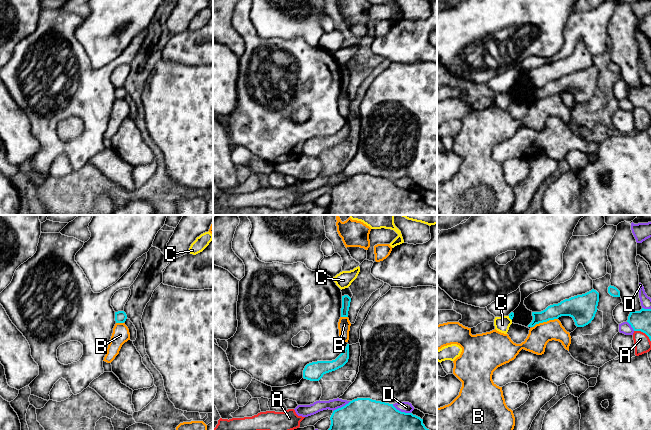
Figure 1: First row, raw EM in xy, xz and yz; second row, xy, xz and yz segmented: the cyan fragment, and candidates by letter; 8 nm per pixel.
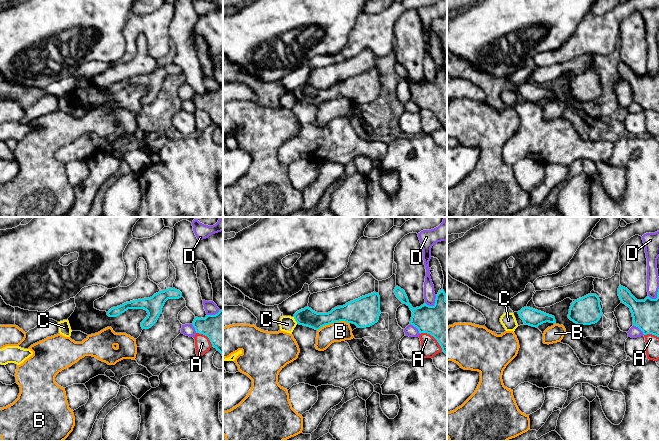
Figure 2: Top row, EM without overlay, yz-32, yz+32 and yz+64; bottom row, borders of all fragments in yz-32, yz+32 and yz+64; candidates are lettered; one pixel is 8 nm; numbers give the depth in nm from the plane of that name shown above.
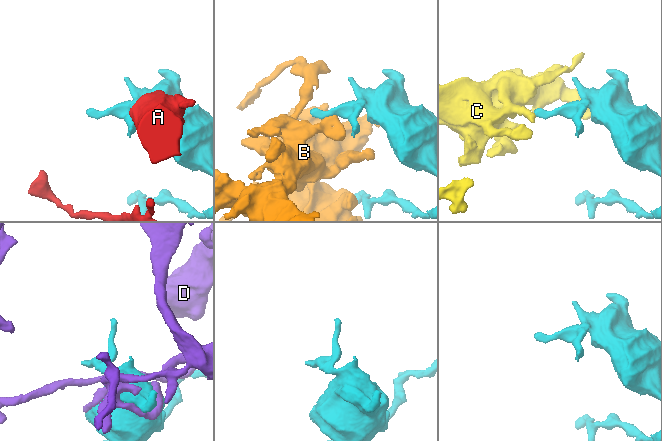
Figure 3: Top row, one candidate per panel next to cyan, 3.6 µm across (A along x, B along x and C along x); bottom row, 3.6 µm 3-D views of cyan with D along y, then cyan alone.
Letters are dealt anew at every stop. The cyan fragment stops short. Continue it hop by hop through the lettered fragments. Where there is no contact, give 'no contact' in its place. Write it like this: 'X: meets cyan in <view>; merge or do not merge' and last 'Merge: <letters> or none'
A: meets cyan in yz; do not merge
B: meets cyan in yz; do not merge
C: meets cyan in yz; do not merge
D: meets cyan in xz; do not merge
Merge: none

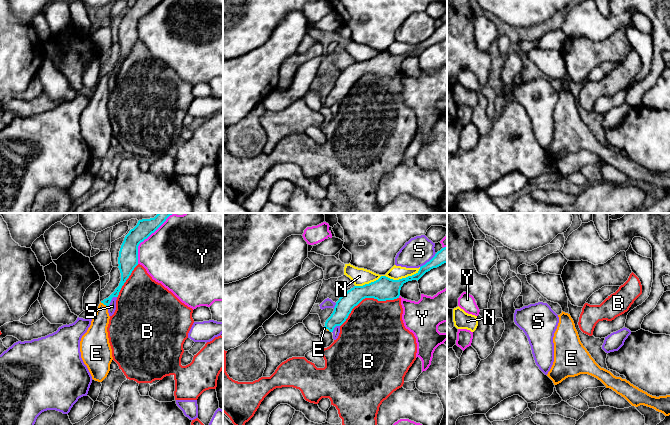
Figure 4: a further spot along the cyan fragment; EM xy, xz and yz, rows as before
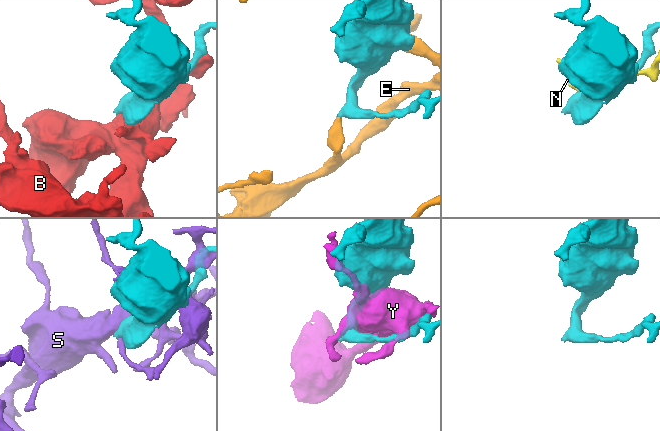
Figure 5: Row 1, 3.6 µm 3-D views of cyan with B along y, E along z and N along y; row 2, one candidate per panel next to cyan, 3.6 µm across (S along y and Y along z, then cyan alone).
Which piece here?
B: meets cyan in xz; do not merge
E: meets cyan in xy; merge
N: meets cyan in xz; do not merge
S: meets cyan in xz; do not merge
Y: meets cyan in xy; do not merge
Merge: E

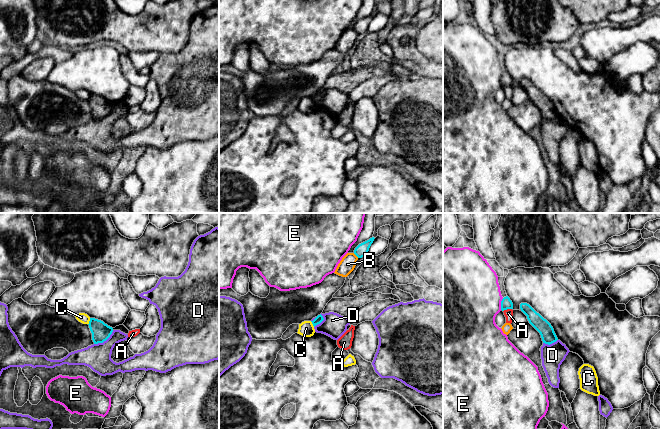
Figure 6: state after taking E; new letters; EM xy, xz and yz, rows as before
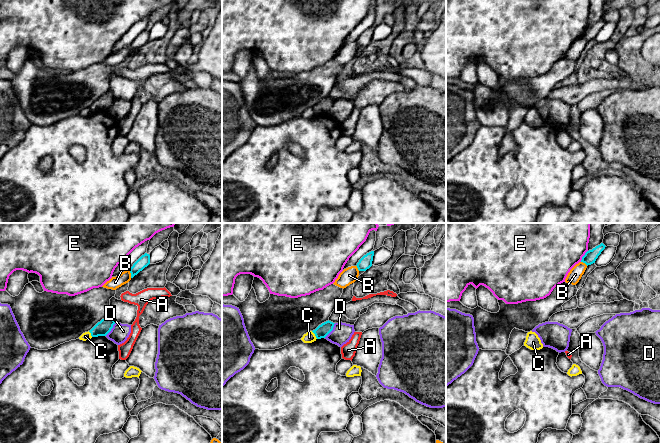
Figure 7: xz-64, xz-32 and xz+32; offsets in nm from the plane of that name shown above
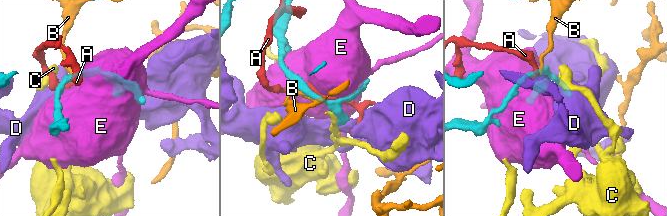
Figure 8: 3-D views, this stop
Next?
A: meets cyan in yz; do not merge
B: meets cyan in xz; do not merge
C: meets cyan in xy; merge
D: meets cyan in xy; do not merge
E: meets cyan in yz; do not merge
Merge: C

